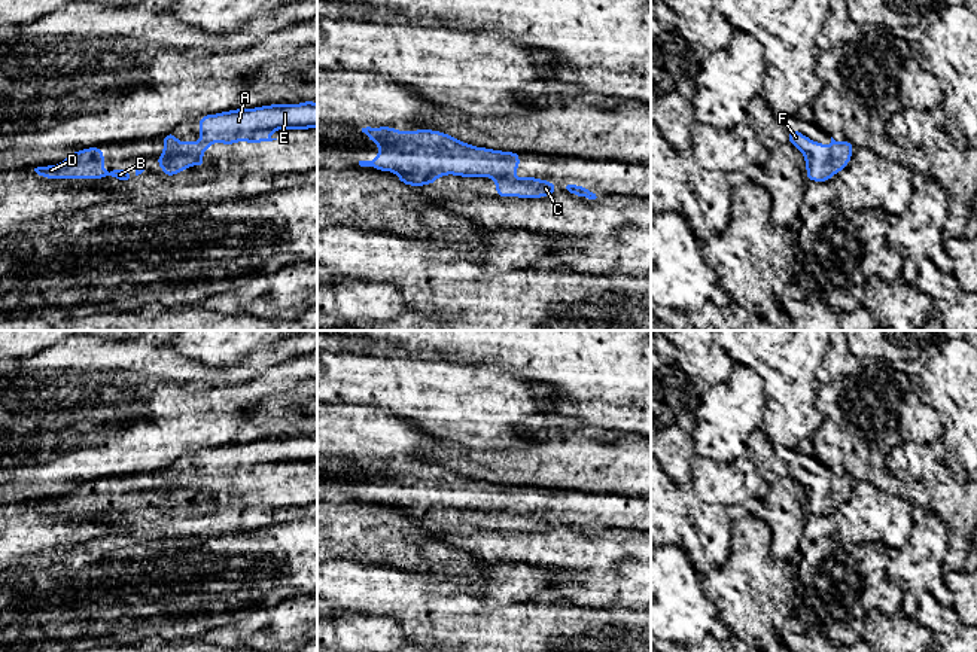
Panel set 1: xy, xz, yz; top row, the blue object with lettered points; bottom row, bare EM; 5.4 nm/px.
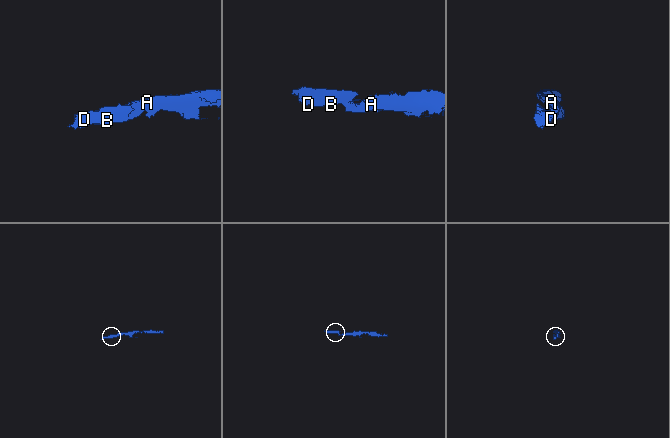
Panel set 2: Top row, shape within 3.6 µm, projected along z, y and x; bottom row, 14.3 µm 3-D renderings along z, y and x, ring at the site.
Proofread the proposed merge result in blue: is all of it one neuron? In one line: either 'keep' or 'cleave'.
keep

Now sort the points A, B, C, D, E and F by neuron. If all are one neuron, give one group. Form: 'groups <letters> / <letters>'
groups A B C D E F

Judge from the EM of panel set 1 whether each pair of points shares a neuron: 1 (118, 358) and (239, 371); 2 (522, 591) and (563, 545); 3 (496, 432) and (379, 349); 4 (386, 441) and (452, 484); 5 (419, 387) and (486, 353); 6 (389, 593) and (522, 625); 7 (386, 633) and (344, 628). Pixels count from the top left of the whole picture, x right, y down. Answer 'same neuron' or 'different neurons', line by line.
1: same neuron
2: different neurons
3: different neurons
4: same neuron
5: different neurons
6: same neuron
7: same neuron

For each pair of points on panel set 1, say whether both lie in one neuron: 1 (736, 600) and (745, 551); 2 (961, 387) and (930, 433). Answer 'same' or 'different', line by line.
1: same
2: different

